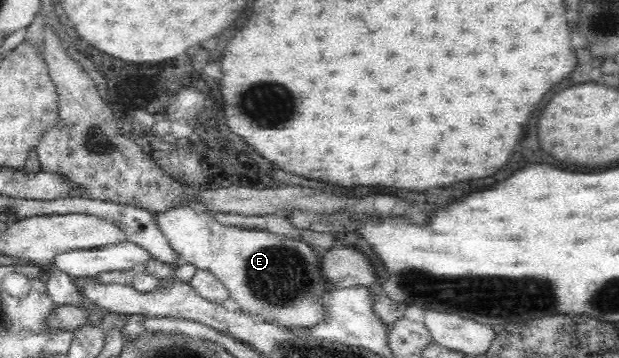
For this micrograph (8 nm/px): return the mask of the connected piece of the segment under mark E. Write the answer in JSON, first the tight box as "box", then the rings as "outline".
{"box":[155,207,336,333],"outline":[[[188,207],[169,209],[166,213],[156,215],[155,218],[170,246],[182,258],[181,261],[192,263],[197,269],[210,270],[216,279],[226,286],[231,298],[240,305],[239,309],[250,314],[256,321],[310,333],[311,329],[329,320],[331,316],[329,297],[336,290],[336,285],[325,276],[316,249],[310,247],[308,243],[270,231],[222,225],[212,213],[196,211]]]}

